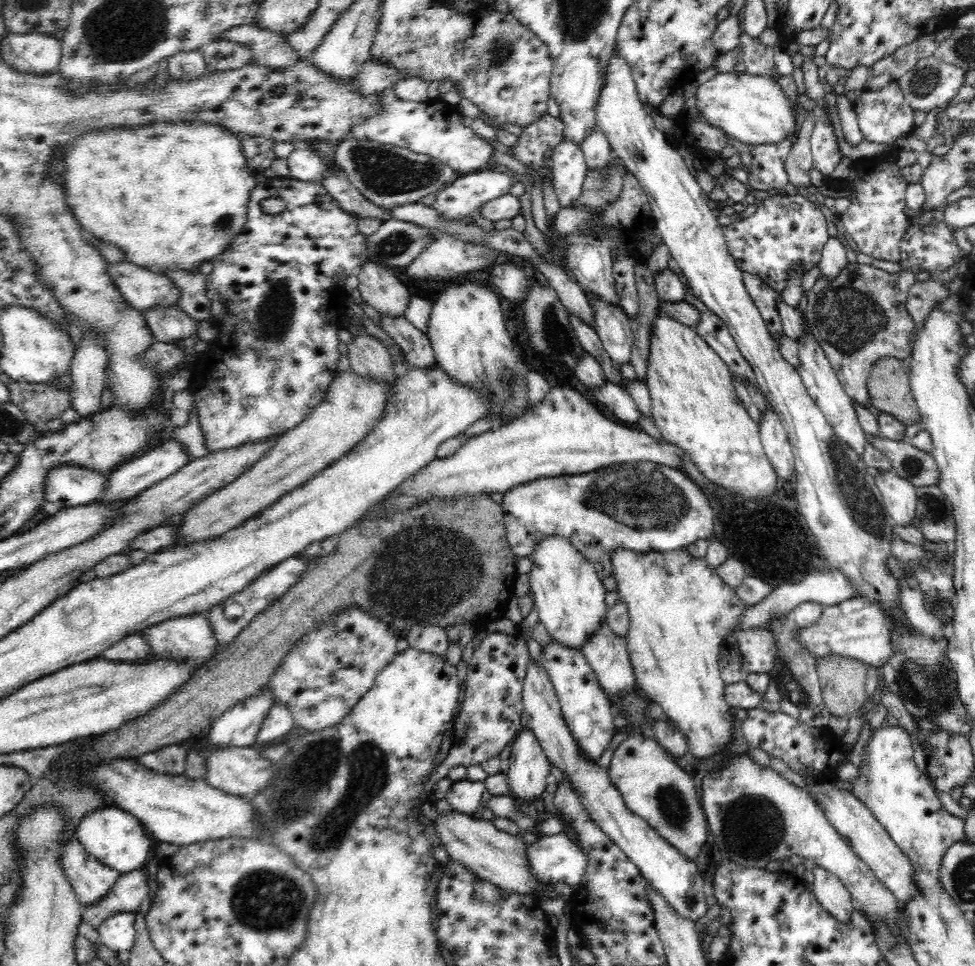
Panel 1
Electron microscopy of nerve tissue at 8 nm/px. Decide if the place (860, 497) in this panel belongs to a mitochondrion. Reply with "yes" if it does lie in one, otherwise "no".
yes

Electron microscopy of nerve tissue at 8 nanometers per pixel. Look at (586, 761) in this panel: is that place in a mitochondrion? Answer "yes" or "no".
no

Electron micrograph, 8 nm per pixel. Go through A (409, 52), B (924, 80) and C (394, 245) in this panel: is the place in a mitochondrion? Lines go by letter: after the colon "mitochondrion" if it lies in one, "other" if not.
A: other
B: mitochondrion
C: mitochondrion

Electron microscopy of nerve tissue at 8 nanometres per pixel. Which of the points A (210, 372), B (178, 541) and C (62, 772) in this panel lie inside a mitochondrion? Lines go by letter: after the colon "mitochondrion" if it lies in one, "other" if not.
A: other
B: other
C: mitochondrion

